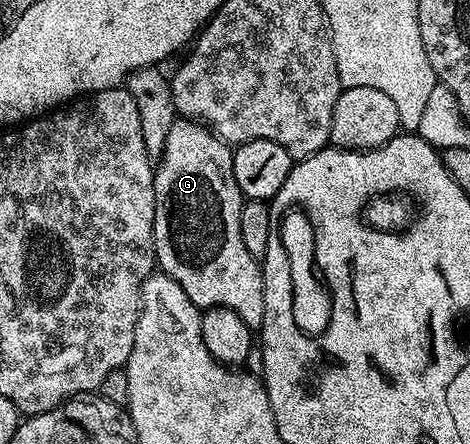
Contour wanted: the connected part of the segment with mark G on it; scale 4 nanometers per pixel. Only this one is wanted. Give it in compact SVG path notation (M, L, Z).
M180 117L165 140L165 152L154 167L155 172L155 260L158 269L185 288L185 296L200 308L233 308L253 332L258 331L265 316L265 292L260 259L254 258L241 240L243 193L233 176L233 150L208 126Z

